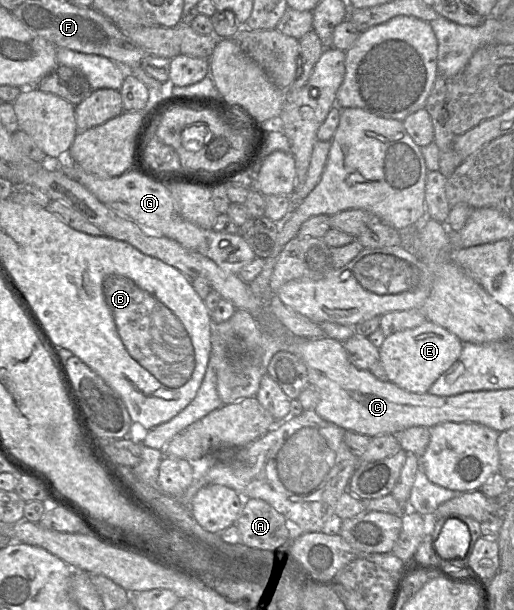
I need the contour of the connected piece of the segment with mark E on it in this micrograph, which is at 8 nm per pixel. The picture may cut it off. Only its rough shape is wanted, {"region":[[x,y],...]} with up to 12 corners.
{"region":[[423,324],[385,337],[390,382],[426,393],[459,358],[463,342]]}

